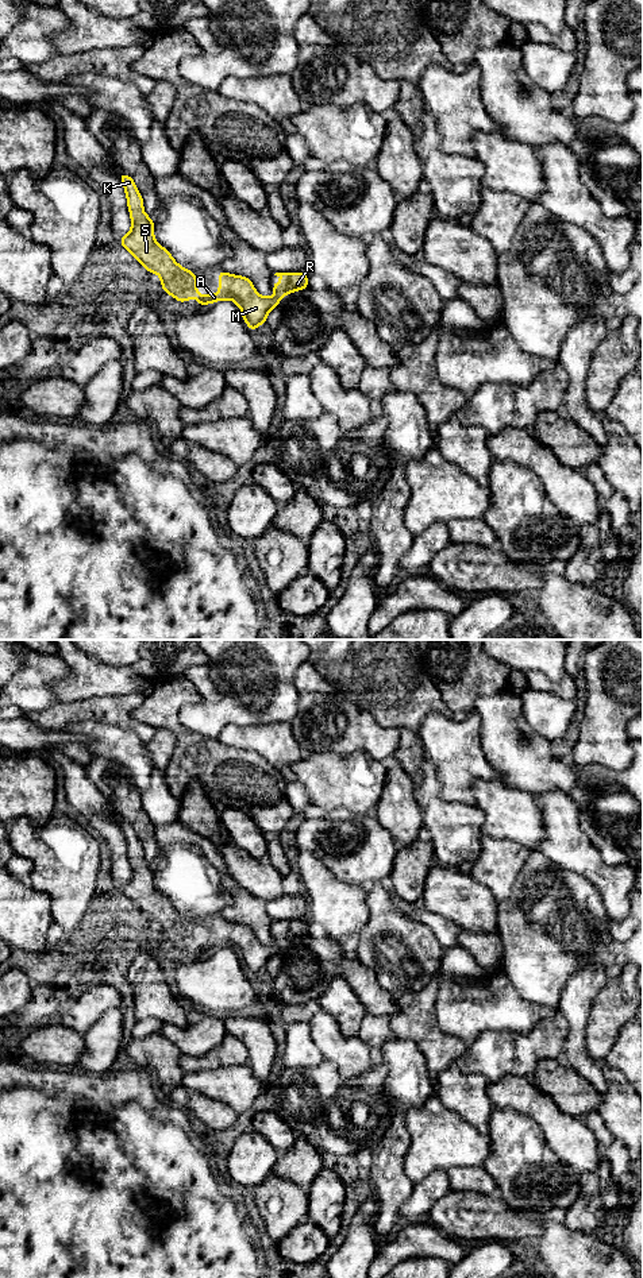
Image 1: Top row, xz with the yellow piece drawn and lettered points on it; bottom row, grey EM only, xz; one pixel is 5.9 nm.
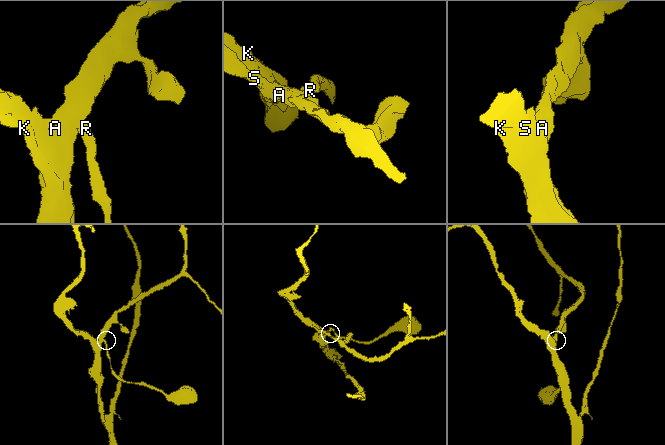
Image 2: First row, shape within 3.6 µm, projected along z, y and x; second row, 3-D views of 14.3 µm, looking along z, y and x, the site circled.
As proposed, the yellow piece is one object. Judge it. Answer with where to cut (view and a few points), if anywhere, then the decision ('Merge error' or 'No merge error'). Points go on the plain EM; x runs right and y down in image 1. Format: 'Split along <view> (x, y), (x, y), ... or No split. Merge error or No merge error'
Split along xz (277, 941), (281, 943). Merge error

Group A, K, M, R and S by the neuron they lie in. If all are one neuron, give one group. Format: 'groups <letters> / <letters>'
groups A K M S / R

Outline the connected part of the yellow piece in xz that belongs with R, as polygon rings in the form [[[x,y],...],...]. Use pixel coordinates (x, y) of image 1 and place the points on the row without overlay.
[[[303,919],[300,920],[276,920],[274,923],[282,927],[280,933],[272,928],[272,935],[280,943],[286,943],[296,938],[308,937],[308,924]]]

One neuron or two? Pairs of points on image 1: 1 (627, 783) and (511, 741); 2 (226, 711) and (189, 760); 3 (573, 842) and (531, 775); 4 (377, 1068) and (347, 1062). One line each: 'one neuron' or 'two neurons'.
1: one neuron
2: two neurons
3: two neurons
4: two neurons

